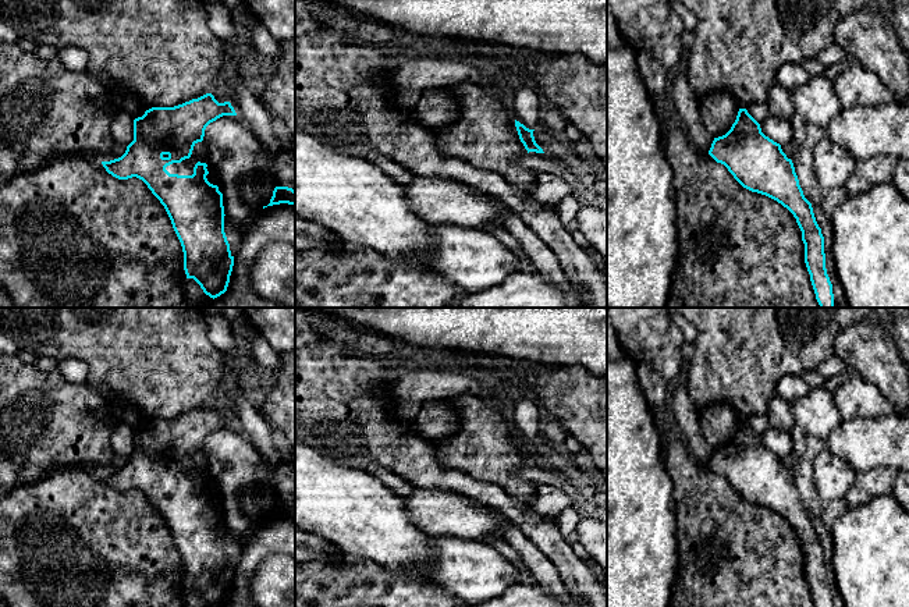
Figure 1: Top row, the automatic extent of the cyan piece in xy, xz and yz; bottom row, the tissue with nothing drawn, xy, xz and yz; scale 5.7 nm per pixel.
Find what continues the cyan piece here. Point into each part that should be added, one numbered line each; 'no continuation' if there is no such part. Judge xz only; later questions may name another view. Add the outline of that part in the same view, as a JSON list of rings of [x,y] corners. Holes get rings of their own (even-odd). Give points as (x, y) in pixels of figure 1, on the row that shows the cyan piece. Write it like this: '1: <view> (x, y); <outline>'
no continuation

